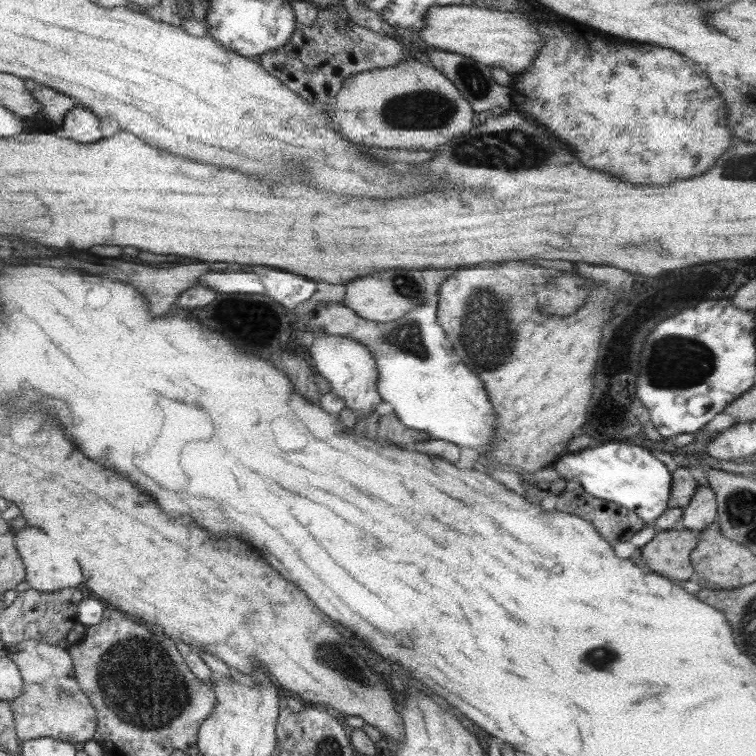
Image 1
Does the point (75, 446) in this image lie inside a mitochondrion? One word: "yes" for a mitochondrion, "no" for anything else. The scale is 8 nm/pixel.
no

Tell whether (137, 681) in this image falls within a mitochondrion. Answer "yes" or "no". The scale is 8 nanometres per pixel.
yes

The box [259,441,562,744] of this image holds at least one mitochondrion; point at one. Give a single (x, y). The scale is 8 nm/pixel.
(336, 656)

